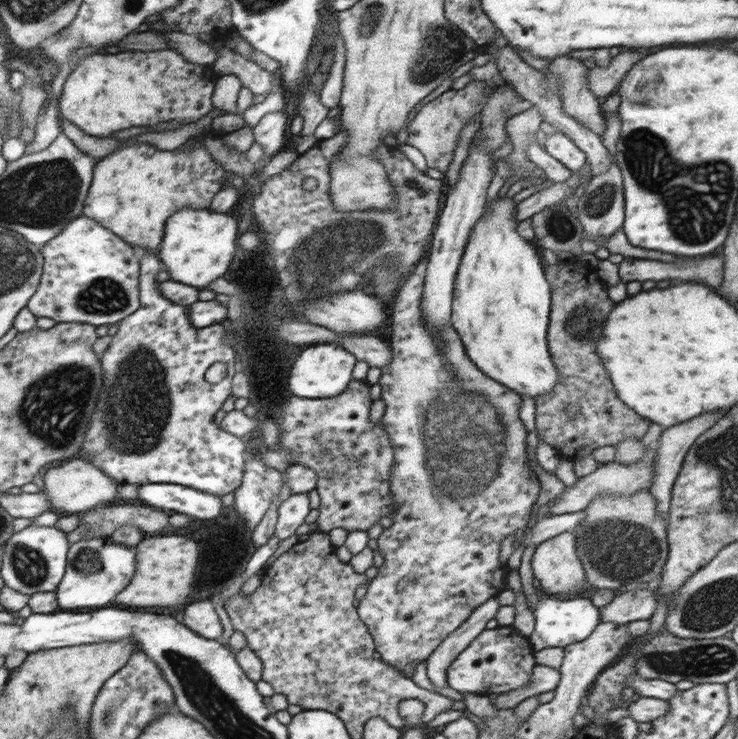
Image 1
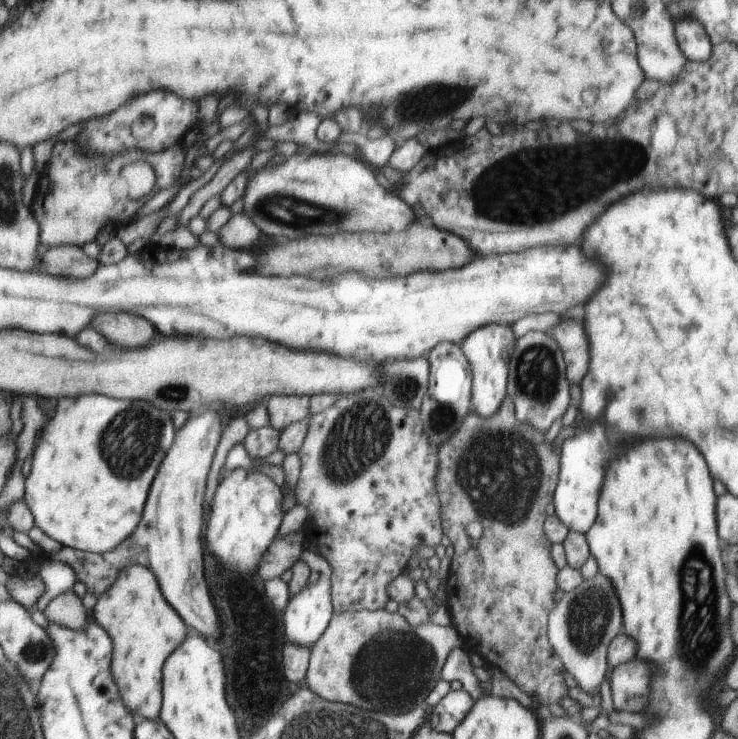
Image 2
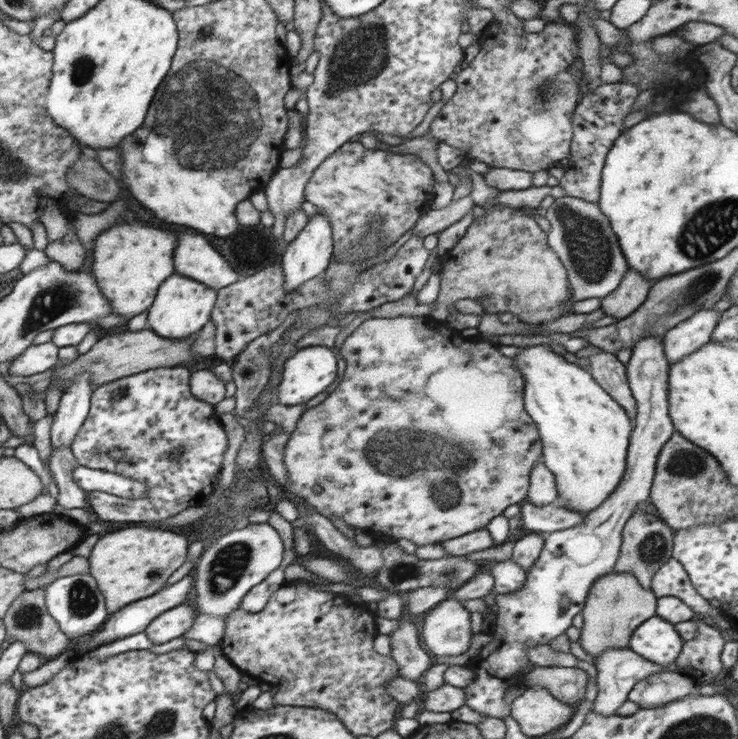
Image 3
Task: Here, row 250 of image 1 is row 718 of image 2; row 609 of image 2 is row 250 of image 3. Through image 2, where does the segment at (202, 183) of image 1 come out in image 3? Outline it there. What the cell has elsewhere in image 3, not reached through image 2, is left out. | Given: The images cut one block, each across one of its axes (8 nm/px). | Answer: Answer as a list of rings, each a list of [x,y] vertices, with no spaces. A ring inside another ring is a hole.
[[[119,224],[102,231],[94,243],[94,276],[113,313],[129,321],[149,310],[158,286],[174,274],[172,252],[176,246],[176,236],[144,224]]]

